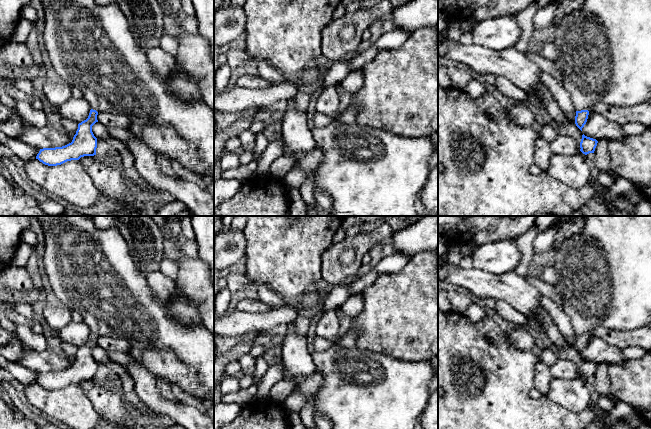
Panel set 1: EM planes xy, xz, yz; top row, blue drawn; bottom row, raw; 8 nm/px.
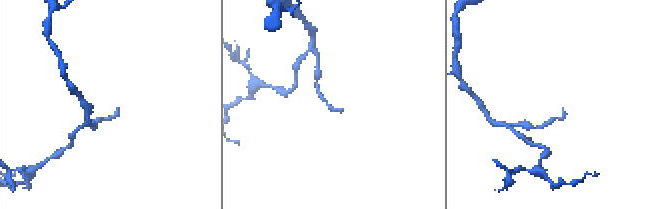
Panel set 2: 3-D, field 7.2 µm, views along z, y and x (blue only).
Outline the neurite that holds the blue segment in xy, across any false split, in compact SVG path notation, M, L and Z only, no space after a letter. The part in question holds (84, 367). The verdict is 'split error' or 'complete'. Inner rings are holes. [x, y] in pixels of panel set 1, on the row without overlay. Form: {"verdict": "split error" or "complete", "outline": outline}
{"verdict": "split error", "outline": "M35 216L35 217L39 220L45 235L44 267L51 288L54 292L54 302L66 306L71 311L74 310L78 311L83 318L82 322L84 322L91 331L88 342L78 348L78 353L71 367L62 371L40 373L39 377L36 380L36 383L38 383L40 386L42 386L45 389L57 390L67 385L79 384L81 381L84 380L96 379L97 362L94 360L92 356L92 350L96 346L98 346L97 339L99 336L109 336L113 338L122 338L127 340L132 348L138 348L138 349L166 348L172 350L176 354L178 359L180 359L183 363L192 367L197 372L198 379L201 382L202 386L206 390L212 391L214 393L214 335L202 323L198 325L183 325L180 322L176 321L167 312L167 302L159 300L152 294L147 284L146 275L144 275L137 268L135 262L131 257L131 254L129 252L129 247L124 237L116 228L109 228L106 230L98 229L94 224L93 216Z"}

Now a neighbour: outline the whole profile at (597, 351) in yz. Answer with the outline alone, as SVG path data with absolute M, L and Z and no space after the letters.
M593 333L589 334L586 348L582 352L582 358L597 365L607 363L609 365L621 364L627 359L624 357L621 349L607 344L595 337Z

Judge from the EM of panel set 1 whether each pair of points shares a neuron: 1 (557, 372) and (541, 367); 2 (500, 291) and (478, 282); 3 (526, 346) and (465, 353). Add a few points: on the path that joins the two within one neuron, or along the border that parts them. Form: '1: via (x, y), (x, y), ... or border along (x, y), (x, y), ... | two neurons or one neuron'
1: border along (549, 367), (549, 372), (552, 376) | two neurons
2: via (495, 286), (483, 285) | one neuron
3: border along (506, 334), (514, 347), (533, 351) | two neurons

